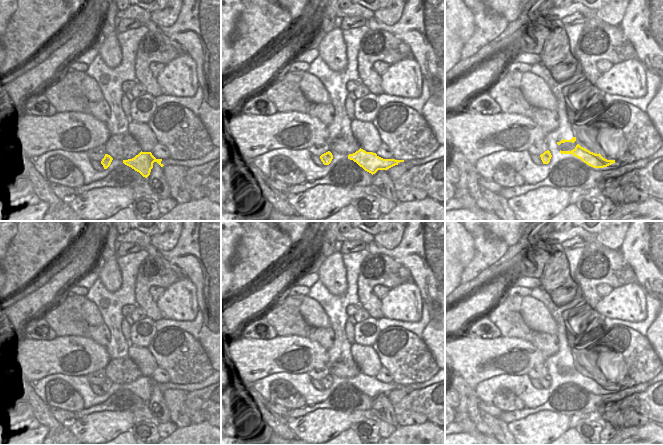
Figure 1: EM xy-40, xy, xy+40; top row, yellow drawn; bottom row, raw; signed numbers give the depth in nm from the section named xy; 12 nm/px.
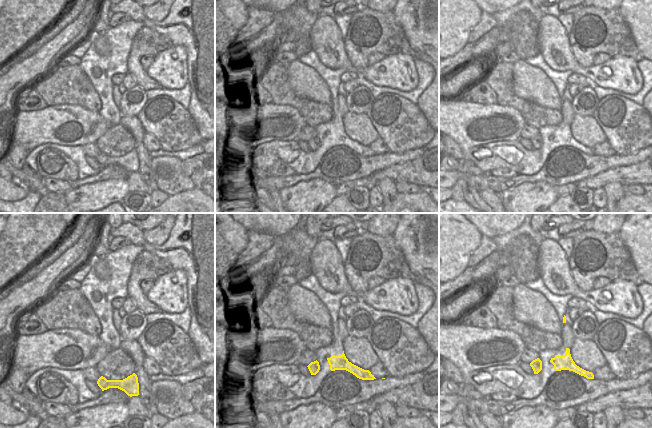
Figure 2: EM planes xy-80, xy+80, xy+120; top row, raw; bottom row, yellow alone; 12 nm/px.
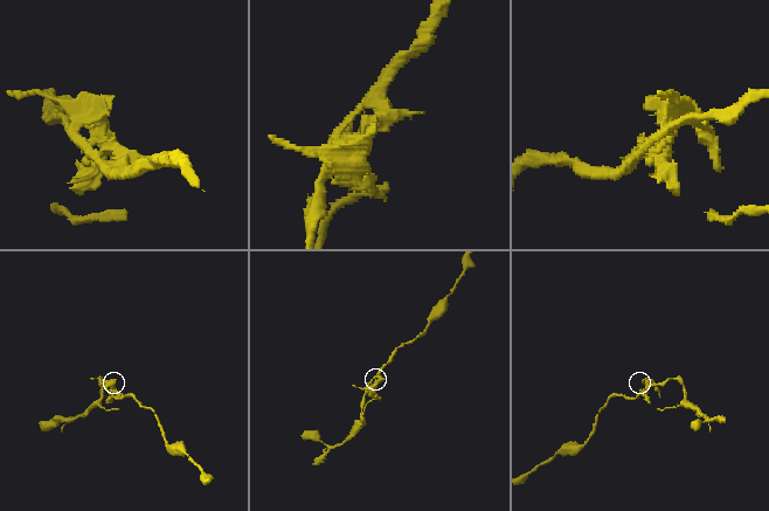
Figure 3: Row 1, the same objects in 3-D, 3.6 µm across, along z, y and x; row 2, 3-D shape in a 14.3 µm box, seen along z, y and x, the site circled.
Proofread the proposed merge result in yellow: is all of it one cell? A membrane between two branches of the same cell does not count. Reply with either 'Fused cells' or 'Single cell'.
Fused cells

